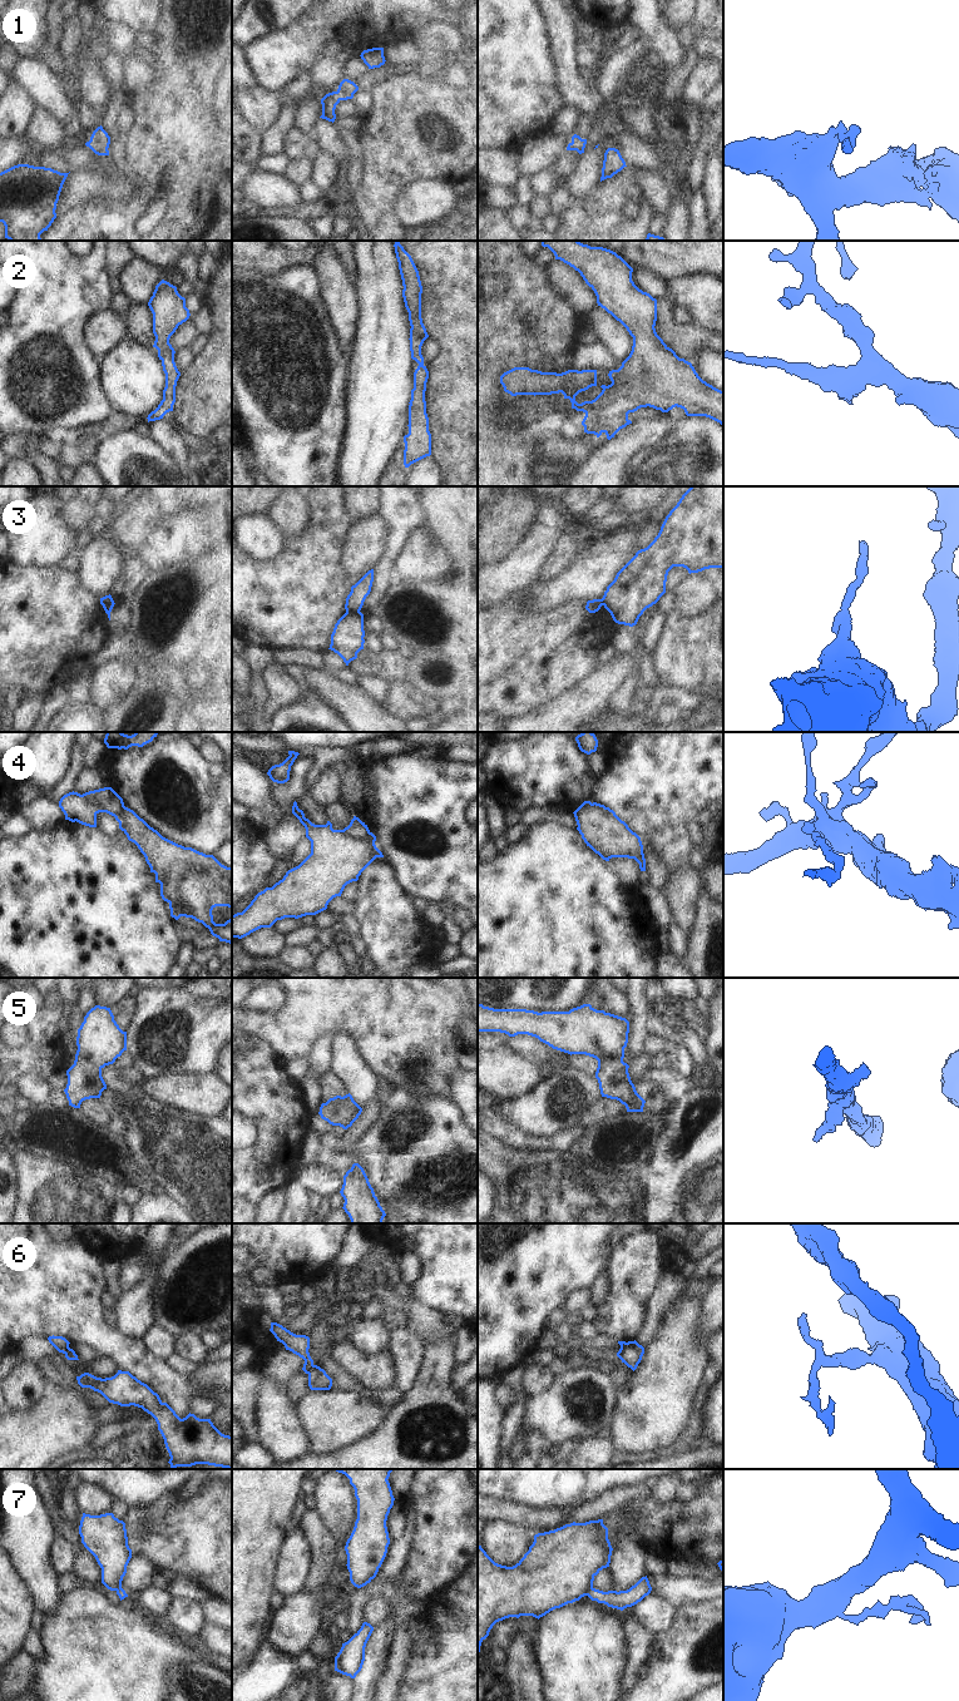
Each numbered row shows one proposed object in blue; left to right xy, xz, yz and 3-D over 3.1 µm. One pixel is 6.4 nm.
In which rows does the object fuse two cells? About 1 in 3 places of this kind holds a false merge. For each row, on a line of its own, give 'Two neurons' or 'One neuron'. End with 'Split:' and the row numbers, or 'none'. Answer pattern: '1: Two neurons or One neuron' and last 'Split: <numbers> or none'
1: One neuron
2: One neuron
3: Two neurons
4: Two neurons
5: One neuron
6: Two neurons
7: Two neurons
Split: 3, 4, 6, 7

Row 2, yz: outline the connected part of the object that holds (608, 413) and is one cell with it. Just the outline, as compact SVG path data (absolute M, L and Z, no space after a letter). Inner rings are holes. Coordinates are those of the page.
M542 241L564 263L580 273L594 291L597 303L619 321L633 337L629 356L618 370L609 371L611 385L602 385L602 392L592 401L578 404L575 396L597 386L597 370L568 370L562 374L542 372L529 367L514 367L500 376L504 391L516 395L552 395L562 392L569 399L572 409L585 414L582 425L584 432L599 437L603 432L611 440L627 425L629 412L641 407L653 407L668 412L681 407L687 416L706 416L723 425L723 391L703 381L691 362L679 359L656 332L657 300L639 290L632 281L633 268L616 252L603 247L590 247L579 241Z

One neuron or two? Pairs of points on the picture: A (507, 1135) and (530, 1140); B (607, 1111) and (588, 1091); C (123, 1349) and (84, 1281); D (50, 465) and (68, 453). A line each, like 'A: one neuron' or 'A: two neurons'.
A: one neuron
B: two neurons
C: one neuron
D: two neurons

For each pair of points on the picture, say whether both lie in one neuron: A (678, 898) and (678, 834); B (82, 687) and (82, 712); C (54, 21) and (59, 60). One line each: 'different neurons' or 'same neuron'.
A: different neurons
B: different neurons
C: same neuron

